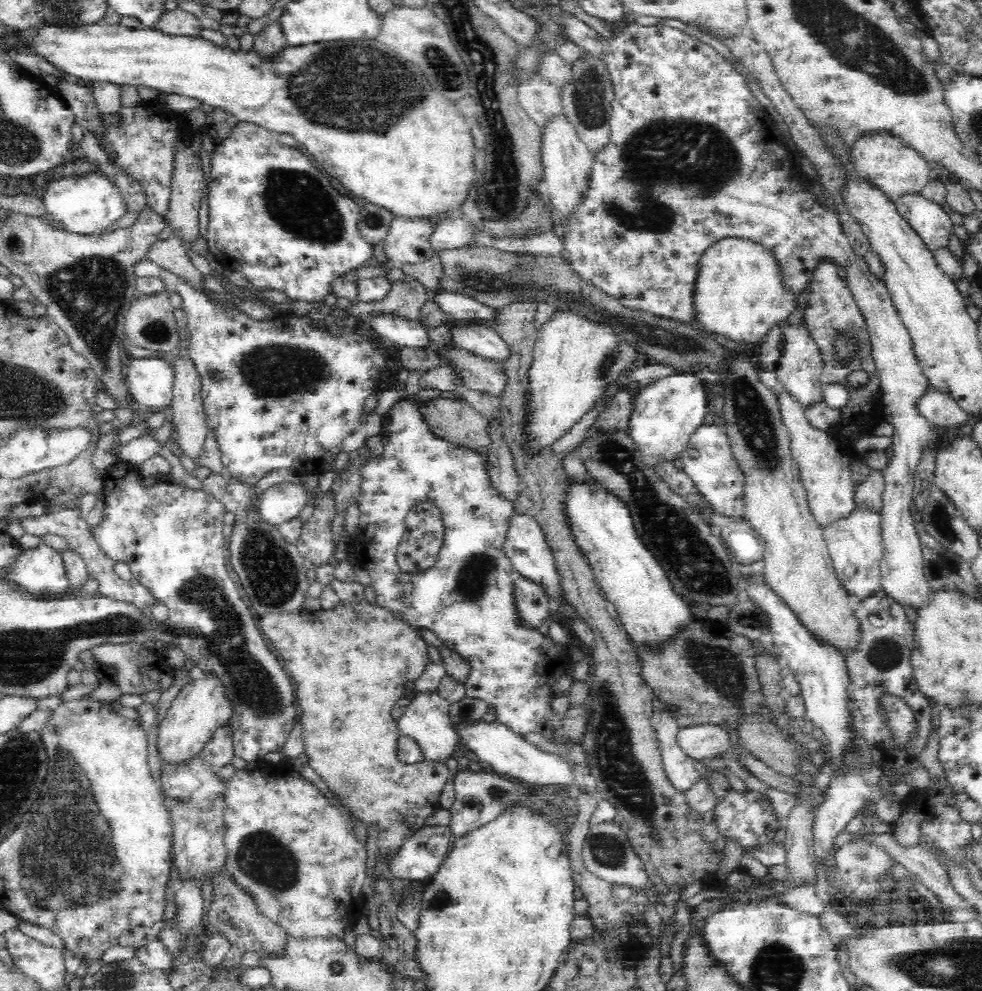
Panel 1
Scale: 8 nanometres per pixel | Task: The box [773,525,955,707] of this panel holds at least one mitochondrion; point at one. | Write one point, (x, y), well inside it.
(884, 654)

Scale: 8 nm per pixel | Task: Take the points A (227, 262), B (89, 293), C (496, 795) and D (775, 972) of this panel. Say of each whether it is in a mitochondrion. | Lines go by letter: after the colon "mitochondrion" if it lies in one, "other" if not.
A: other
B: mitochondrion
C: mitochondrion
D: mitochondrion

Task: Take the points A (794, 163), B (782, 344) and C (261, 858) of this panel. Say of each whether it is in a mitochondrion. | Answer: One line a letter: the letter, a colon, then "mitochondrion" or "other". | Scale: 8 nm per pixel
A: other
B: other
C: mitochondrion

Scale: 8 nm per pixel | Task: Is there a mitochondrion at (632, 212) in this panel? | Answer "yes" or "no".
yes

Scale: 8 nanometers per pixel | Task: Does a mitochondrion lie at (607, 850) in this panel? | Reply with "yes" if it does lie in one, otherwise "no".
yes

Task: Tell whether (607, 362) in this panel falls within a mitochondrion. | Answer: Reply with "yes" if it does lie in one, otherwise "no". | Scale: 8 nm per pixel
yes

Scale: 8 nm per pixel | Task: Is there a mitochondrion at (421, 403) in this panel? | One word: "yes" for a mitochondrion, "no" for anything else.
no

